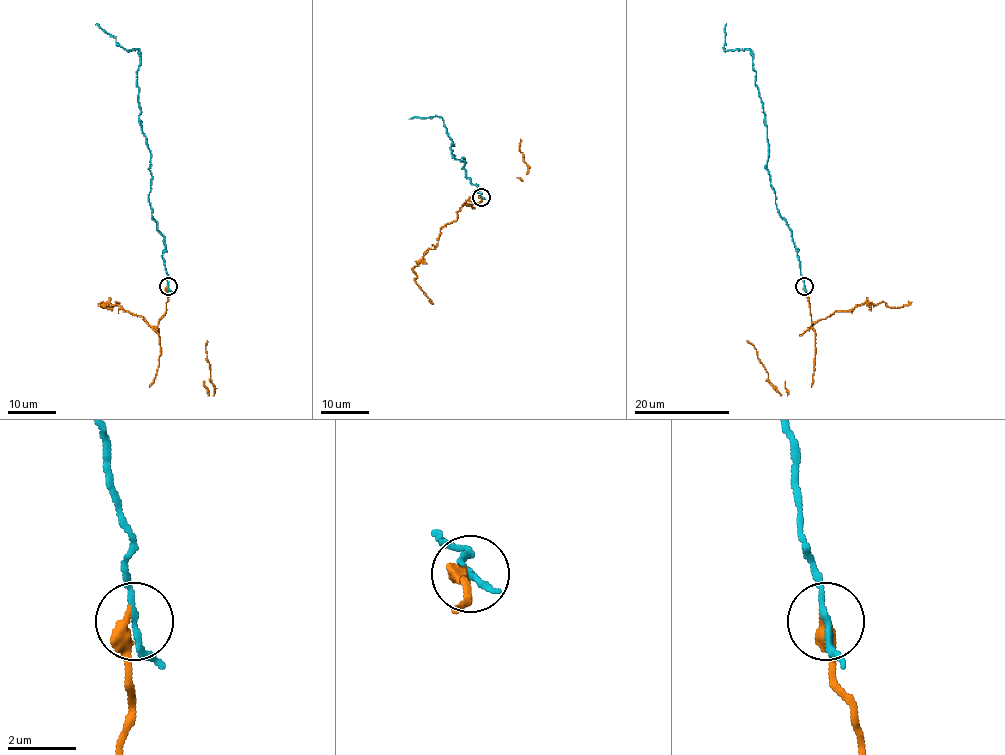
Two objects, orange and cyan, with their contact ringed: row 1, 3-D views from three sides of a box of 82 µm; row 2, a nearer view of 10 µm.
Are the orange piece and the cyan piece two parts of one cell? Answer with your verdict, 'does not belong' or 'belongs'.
does not belong

